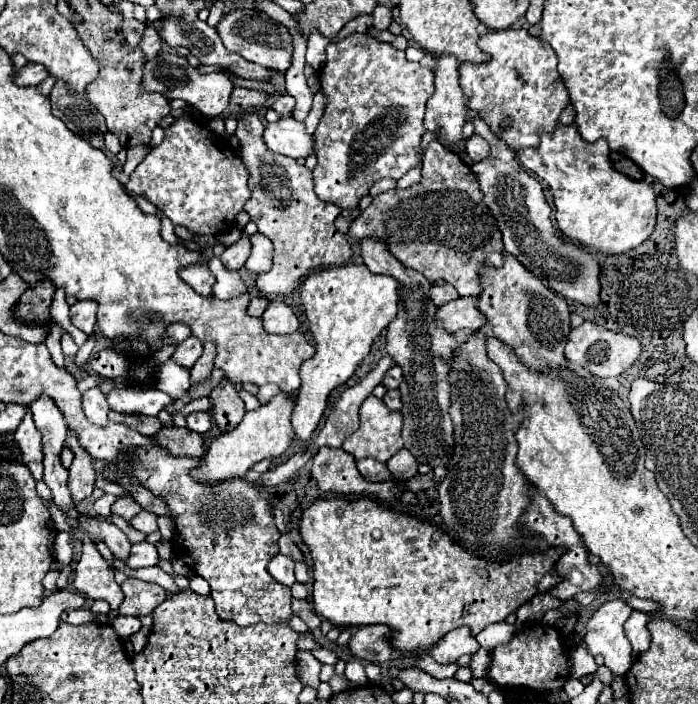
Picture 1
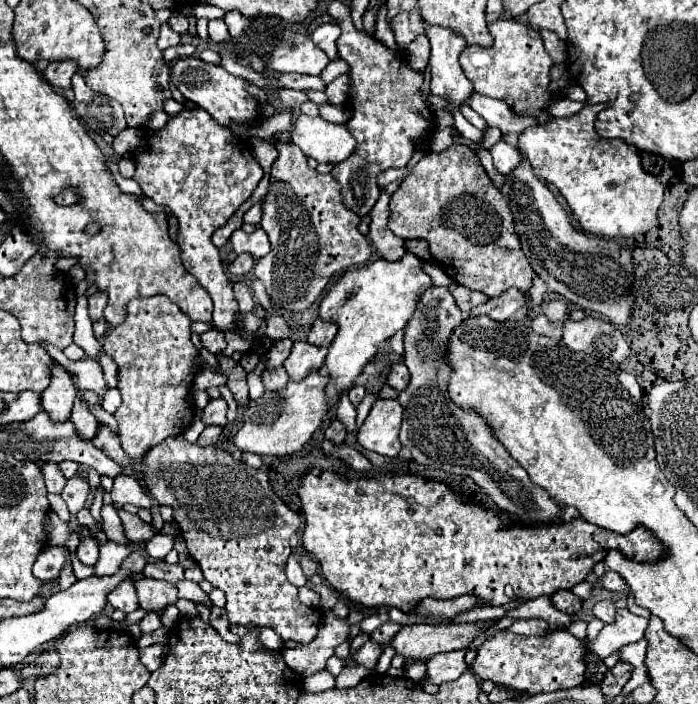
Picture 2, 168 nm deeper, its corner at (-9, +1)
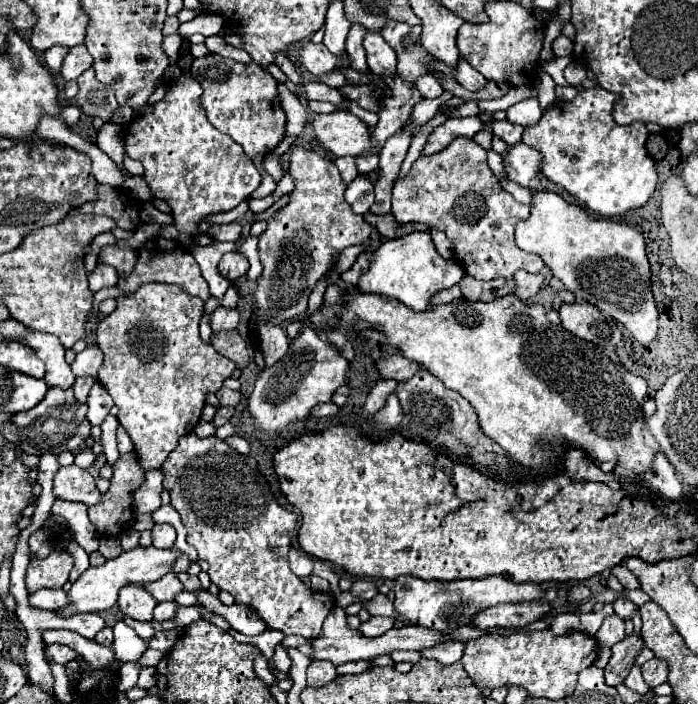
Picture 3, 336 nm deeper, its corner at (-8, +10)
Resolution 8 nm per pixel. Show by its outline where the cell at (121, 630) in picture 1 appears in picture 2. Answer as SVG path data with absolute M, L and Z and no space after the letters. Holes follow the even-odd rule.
M149 612L149 614L147 614L143 620L139 620L137 624L139 624L139 628L141 628L141 634L149 634L149 632L161 628L161 620L159 620L159 616L157 616L155 612Z

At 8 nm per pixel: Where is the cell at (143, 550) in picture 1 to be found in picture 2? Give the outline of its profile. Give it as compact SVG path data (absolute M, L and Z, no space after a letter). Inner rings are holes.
M157 534L153 536L147 544L145 544L145 550L151 558L157 558L157 560L163 560L171 550L173 550L173 538L171 536L163 536L163 534Z

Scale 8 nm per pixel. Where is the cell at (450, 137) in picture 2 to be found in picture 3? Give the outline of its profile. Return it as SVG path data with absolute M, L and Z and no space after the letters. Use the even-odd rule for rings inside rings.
M506 179L506 181L502 181L500 183L516 201L520 201L520 203L526 203L526 205L530 205L532 203L532 191L528 191L528 189L524 189L522 185L518 185L518 183L514 183L514 181L510 181L510 179Z

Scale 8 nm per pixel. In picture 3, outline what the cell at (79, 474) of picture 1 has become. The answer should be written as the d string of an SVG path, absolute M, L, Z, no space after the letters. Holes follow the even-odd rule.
M80 377L80 379L76 379L76 383L74 383L76 401L80 401L80 403L86 403L88 391L92 389L92 385L94 385L94 383L96 383L96 379L92 379L92 377Z

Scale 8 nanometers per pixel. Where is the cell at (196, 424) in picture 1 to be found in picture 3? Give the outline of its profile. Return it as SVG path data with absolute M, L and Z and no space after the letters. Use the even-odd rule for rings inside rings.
M222 387L222 389L216 393L216 397L220 399L220 405L222 405L222 407L226 407L226 405L236 407L236 405L240 403L240 399L242 399L242 393L240 393L240 391L232 391L232 389Z

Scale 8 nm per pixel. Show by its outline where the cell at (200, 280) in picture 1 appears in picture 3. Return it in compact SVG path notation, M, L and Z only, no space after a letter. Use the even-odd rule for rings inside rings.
M182 73L168 85L164 99L154 103L150 113L134 117L124 133L124 155L142 161L144 179L152 189L152 195L170 205L174 225L182 239L190 239L192 233L198 233L198 223L206 215L234 209L238 203L248 199L248 195L260 185L260 173L256 165L244 155L244 149L238 143L234 143L228 135L220 133L214 125L210 125L206 111L200 103L200 95L202 85L190 73Z

